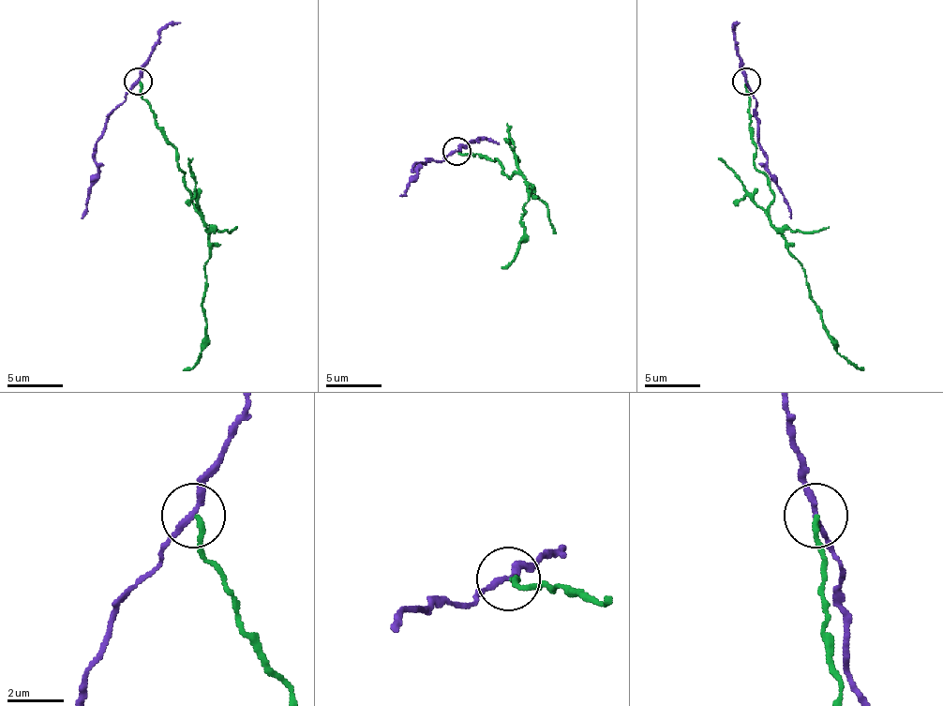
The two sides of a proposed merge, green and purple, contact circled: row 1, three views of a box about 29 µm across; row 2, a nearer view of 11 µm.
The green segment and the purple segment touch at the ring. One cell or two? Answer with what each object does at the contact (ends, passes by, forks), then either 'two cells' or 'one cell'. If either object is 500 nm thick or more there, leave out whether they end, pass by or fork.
green ends there; purple passes by; two cells

